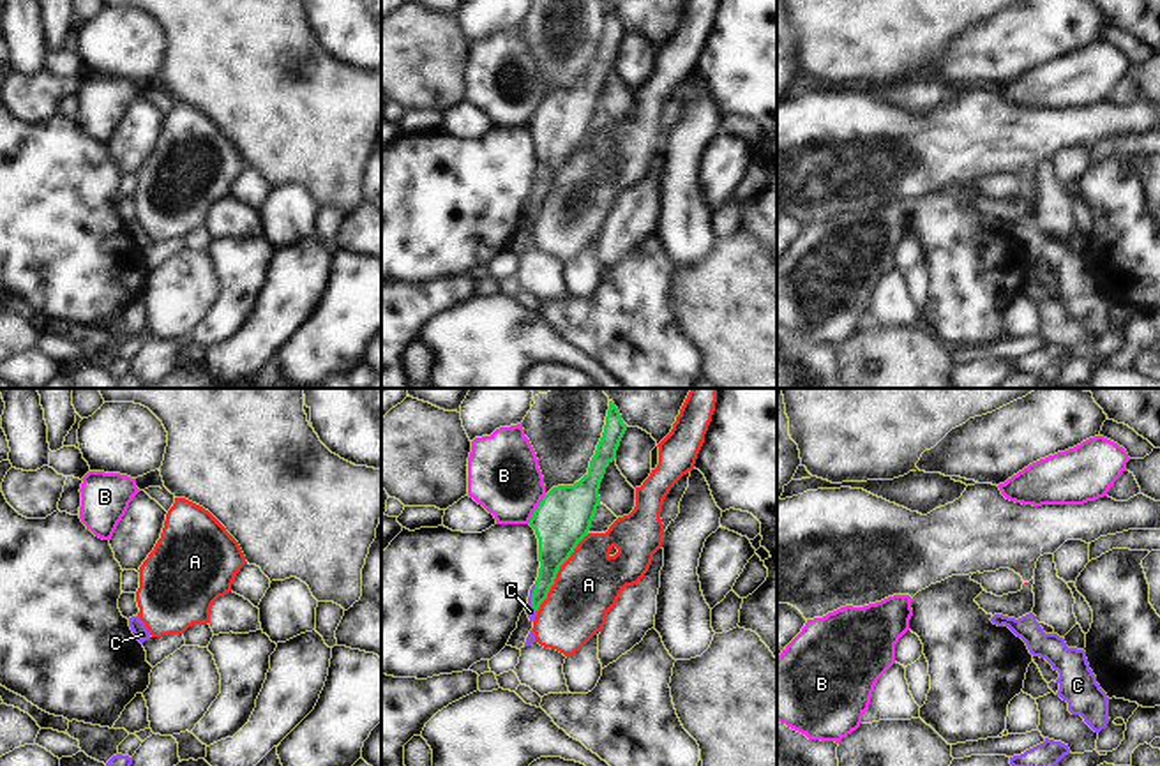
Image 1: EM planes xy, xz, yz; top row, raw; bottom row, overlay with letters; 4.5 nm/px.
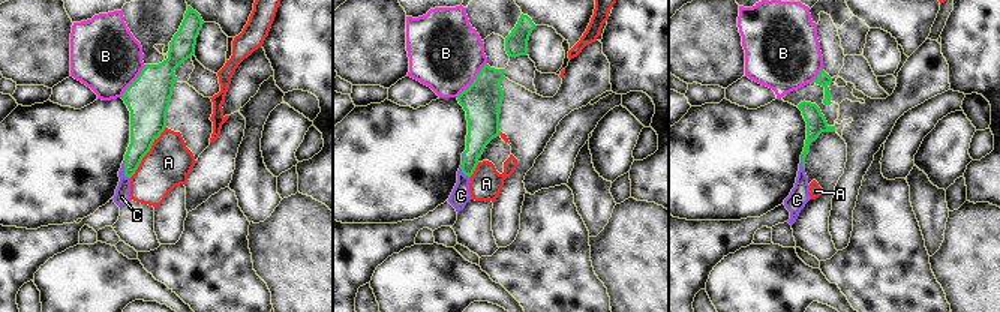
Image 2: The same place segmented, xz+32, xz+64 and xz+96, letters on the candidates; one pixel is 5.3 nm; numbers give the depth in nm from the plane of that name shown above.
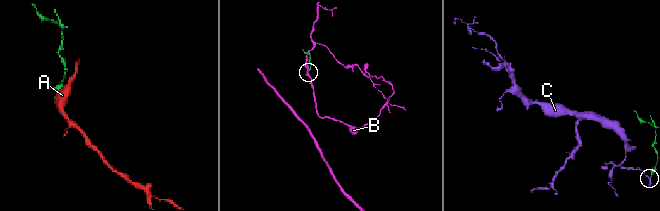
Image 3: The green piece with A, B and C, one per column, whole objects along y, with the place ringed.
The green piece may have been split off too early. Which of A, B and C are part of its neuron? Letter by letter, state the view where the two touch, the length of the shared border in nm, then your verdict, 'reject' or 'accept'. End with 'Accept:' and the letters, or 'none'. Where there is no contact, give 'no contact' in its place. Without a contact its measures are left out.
A: contact in xz; length 420 nm; reject
B: contact in xz; length 160 nm; reject
C: contact in xz; length 130 nm; accept
Accept: C

